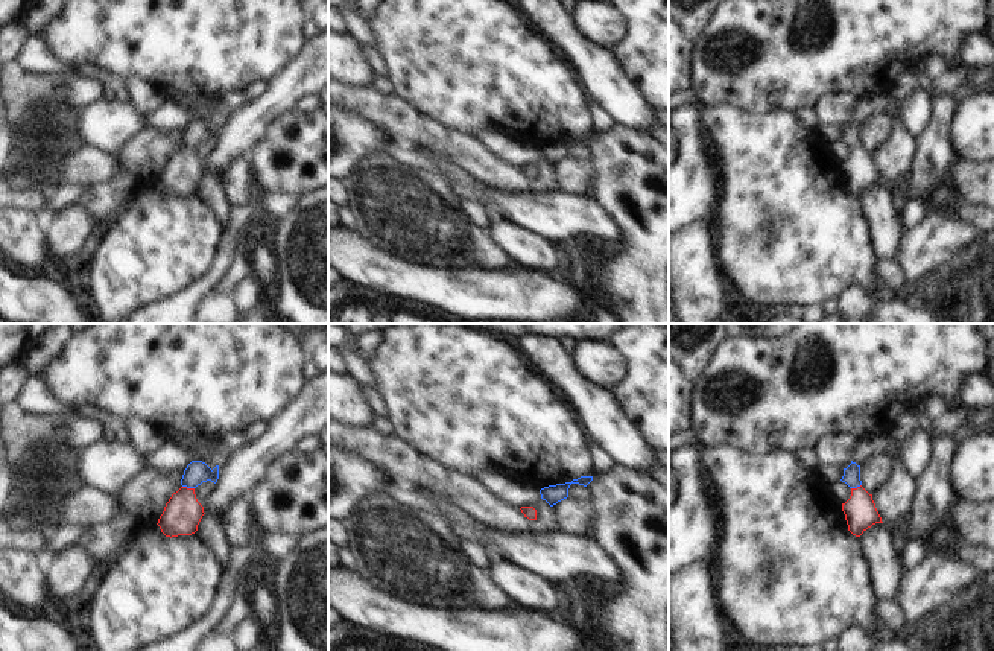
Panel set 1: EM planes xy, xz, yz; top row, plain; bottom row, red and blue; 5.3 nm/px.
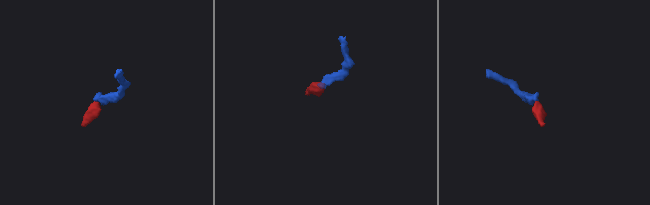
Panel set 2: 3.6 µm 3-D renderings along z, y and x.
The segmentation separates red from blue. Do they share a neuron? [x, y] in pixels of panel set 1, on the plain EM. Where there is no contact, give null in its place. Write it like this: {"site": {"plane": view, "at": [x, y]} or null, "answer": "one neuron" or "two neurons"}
{"site": {"plane": "xy", "at": [189, 148]}, "answer": "one neuron"}

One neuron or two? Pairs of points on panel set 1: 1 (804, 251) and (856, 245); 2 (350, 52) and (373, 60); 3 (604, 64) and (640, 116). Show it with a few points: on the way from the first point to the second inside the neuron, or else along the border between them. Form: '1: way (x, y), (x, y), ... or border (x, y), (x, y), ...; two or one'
1: way (816, 245), (844, 245); one
2: border (360, 46), (364, 60), (374, 73); two
3: way (604, 76), (628, 104); one

